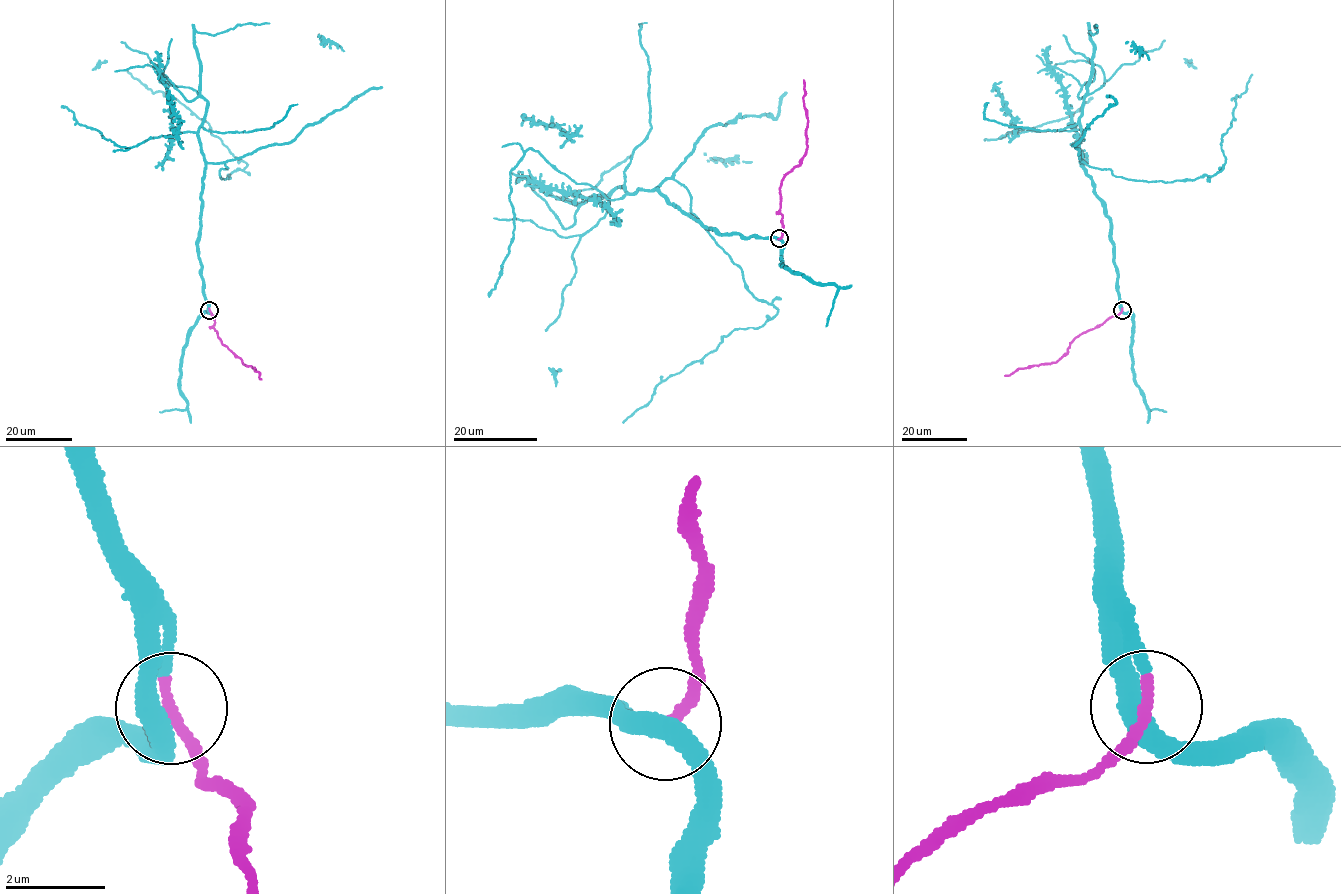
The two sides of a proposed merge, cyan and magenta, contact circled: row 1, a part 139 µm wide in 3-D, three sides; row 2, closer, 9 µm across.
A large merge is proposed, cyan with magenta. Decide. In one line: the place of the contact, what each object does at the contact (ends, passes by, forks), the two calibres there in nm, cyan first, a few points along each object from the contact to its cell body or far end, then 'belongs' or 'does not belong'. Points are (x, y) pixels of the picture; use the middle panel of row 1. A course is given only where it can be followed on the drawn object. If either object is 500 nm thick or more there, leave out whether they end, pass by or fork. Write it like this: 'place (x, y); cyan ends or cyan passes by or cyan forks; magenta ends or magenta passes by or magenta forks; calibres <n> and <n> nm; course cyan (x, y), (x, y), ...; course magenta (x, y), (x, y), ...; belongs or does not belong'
place (779, 238); cyan passes by; magenta ends; calibres 420 and 280 nm; course cyan (779, 239), (705, 228), (655, 190), (667, 178), (687, 189), (693, 214), (777, 314), (723, 336), (623, 422); course magenta (779, 239), (783, 225), (781, 181), (799, 164), (807, 147), (803, 79); belongs

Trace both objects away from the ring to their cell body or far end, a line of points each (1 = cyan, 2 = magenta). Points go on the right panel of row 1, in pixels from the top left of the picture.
1: (1122, 310), (1111, 218), (1080, 162), (1137, 181), (1215, 174), (1225, 161), (1220, 144), (1236, 96), (1252, 74)
2: (1122, 310), (1074, 338), (1067, 352), (1056, 362), (1017, 368), (1004, 375)

